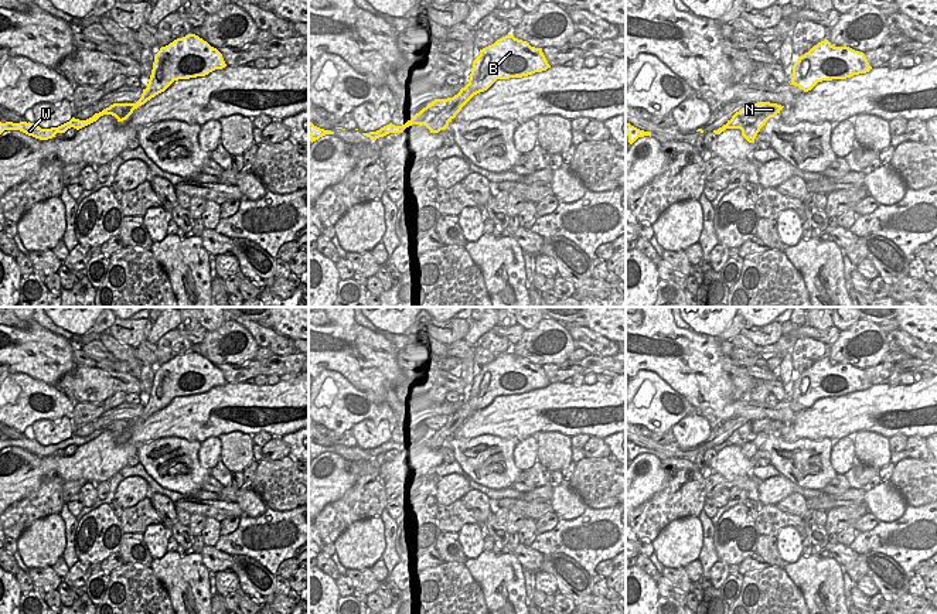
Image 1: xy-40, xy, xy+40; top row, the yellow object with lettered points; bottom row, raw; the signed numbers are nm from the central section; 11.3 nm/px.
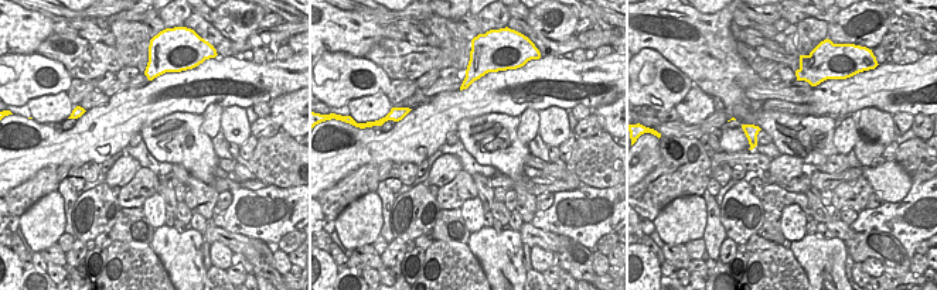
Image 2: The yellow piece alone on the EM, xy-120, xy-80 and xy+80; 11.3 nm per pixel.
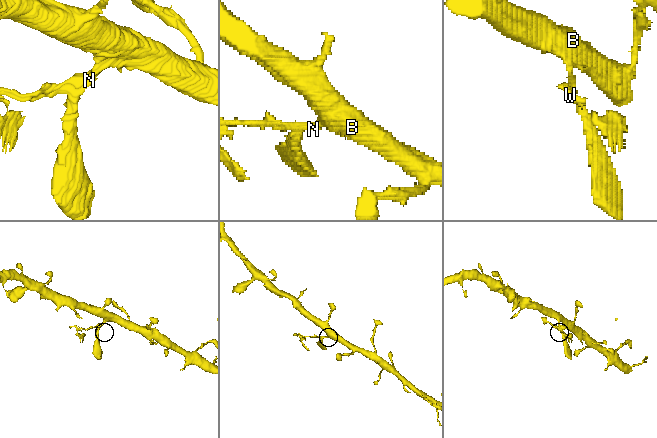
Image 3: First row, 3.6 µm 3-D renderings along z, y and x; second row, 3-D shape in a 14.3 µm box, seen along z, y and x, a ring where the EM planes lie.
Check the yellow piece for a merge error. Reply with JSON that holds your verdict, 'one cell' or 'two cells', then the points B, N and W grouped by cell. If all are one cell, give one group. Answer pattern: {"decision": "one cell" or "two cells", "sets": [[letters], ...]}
{"decision": "two cells", "sets": [["B", "N"], ["W"]]}

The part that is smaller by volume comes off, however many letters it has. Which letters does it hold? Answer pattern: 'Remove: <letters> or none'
Remove: W

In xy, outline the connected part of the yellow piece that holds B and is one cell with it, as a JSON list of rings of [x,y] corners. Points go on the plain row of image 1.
[[[508,351],[480,366],[473,378],[468,400],[457,412],[435,416],[416,434],[406,440],[423,441],[430,450],[446,447],[461,424],[477,410],[487,407],[497,396],[522,395],[551,385],[542,365]]]

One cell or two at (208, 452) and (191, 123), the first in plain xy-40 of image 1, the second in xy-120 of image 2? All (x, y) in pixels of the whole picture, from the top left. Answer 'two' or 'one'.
two

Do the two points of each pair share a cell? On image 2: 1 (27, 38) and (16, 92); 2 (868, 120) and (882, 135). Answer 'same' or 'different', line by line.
1: different
2: same

